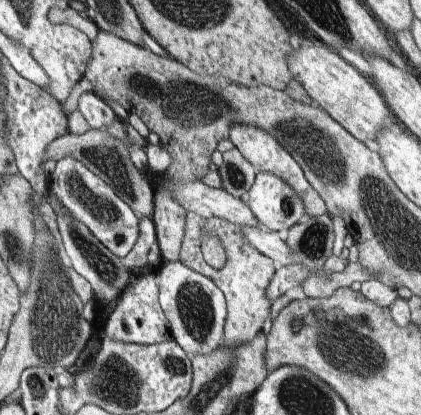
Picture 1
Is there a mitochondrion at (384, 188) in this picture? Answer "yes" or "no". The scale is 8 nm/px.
no

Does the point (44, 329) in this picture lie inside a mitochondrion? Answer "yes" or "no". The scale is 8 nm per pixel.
yes

